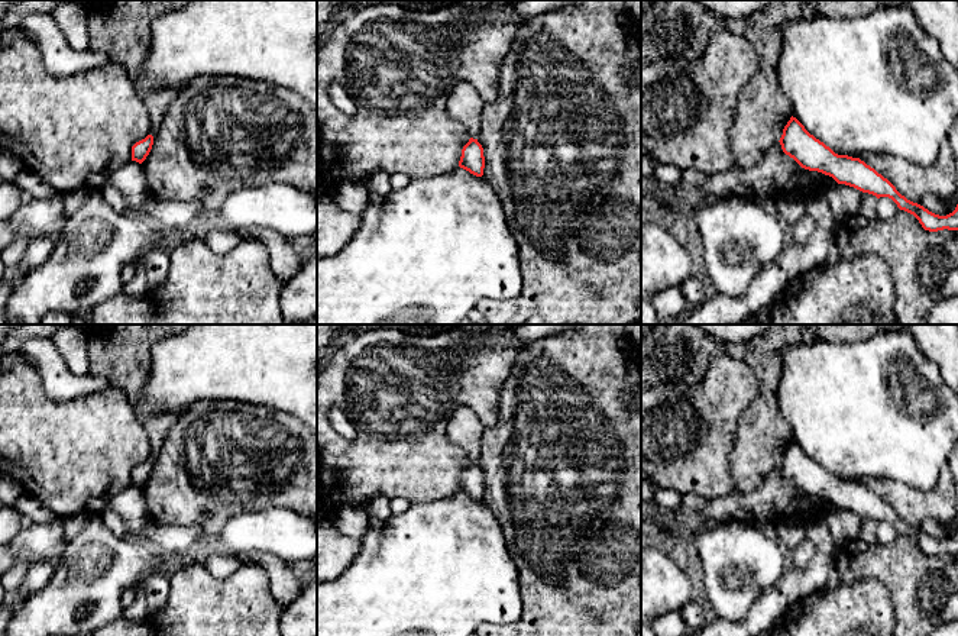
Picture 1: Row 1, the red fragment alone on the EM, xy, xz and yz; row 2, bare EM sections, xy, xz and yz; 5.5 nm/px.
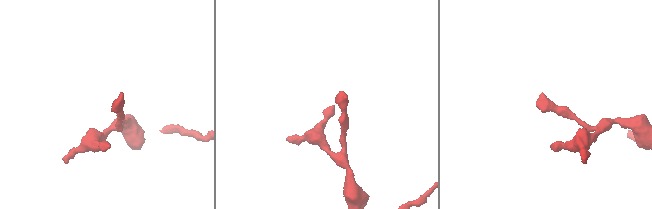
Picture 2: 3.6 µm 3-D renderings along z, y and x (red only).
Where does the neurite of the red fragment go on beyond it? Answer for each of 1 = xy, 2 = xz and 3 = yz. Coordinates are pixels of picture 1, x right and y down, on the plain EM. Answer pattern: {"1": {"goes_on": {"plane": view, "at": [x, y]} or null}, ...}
{"1": {"goes_on": null}, "2": {"goes_on": null}, "3": {"goes_on": null}}

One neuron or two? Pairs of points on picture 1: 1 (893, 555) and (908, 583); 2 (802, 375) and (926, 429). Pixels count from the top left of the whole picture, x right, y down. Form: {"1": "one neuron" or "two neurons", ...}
{"1": "one neuron", "2": "one neuron"}

